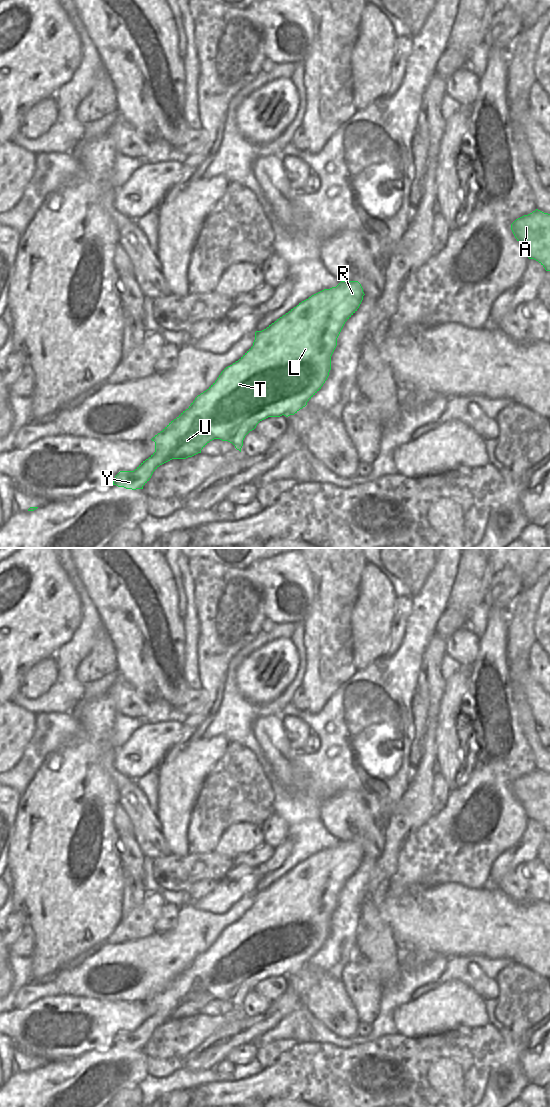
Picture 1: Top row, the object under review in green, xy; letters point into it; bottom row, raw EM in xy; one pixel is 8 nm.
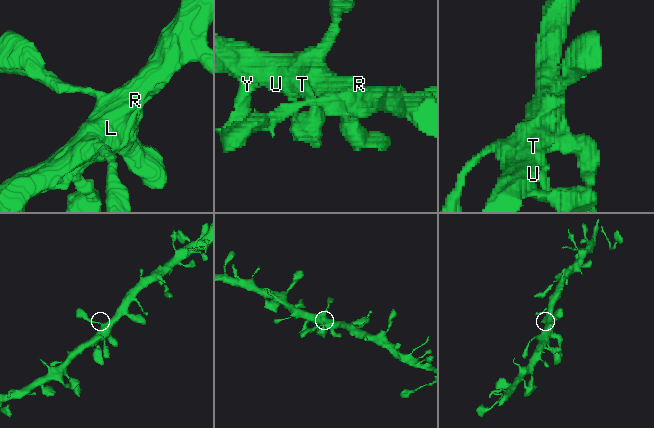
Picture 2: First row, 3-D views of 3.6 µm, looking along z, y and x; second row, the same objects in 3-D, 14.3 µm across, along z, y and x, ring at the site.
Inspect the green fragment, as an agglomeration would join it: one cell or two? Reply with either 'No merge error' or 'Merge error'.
No merge error.

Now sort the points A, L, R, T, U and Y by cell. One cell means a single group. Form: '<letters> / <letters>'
A L R T U Y

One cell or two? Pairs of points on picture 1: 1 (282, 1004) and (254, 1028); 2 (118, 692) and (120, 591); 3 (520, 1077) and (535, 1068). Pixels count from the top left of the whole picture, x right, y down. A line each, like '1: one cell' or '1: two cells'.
1: one cell
2: two cells
3: two cells

